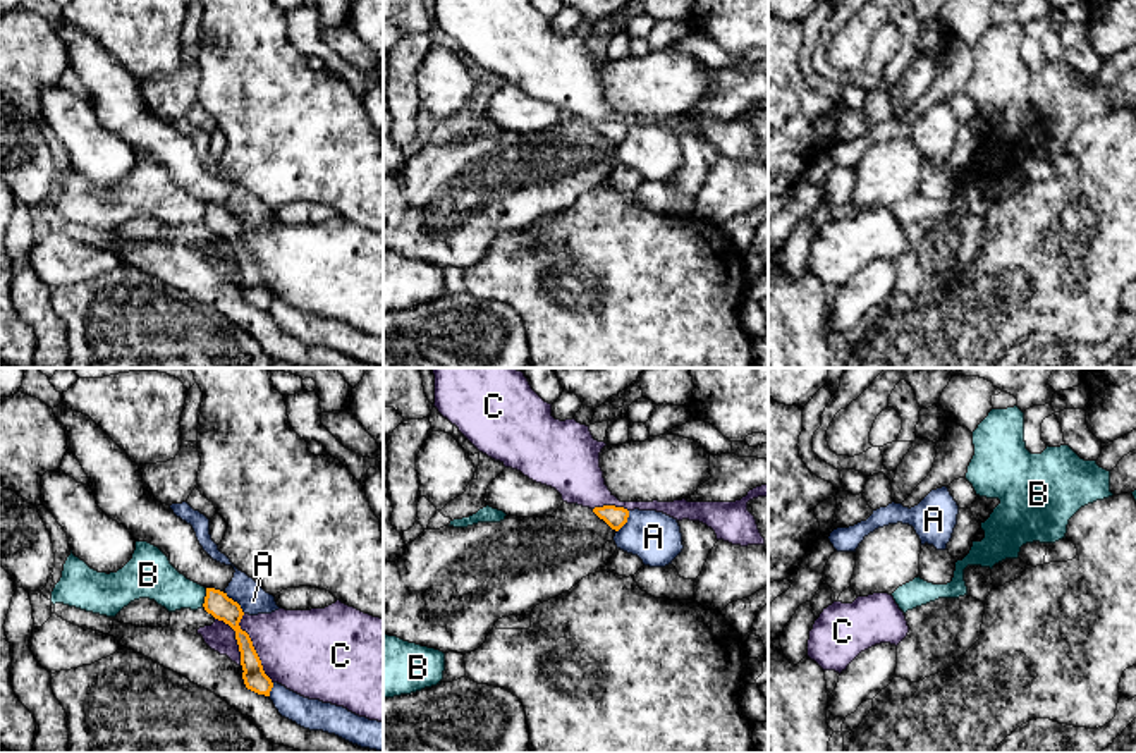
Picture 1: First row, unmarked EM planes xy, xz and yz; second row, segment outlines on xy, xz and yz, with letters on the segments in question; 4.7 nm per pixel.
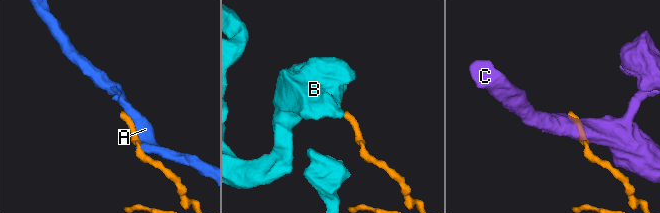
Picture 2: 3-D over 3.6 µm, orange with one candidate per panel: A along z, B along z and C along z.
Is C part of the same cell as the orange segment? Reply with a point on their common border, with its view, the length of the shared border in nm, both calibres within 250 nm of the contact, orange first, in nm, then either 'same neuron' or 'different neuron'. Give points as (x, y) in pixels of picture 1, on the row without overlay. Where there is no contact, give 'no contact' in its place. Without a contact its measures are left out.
meets orange in xy at (253, 263); contact 360 nm long; 120 nm thick on the orange side, 380 nm on the other; different neuron

